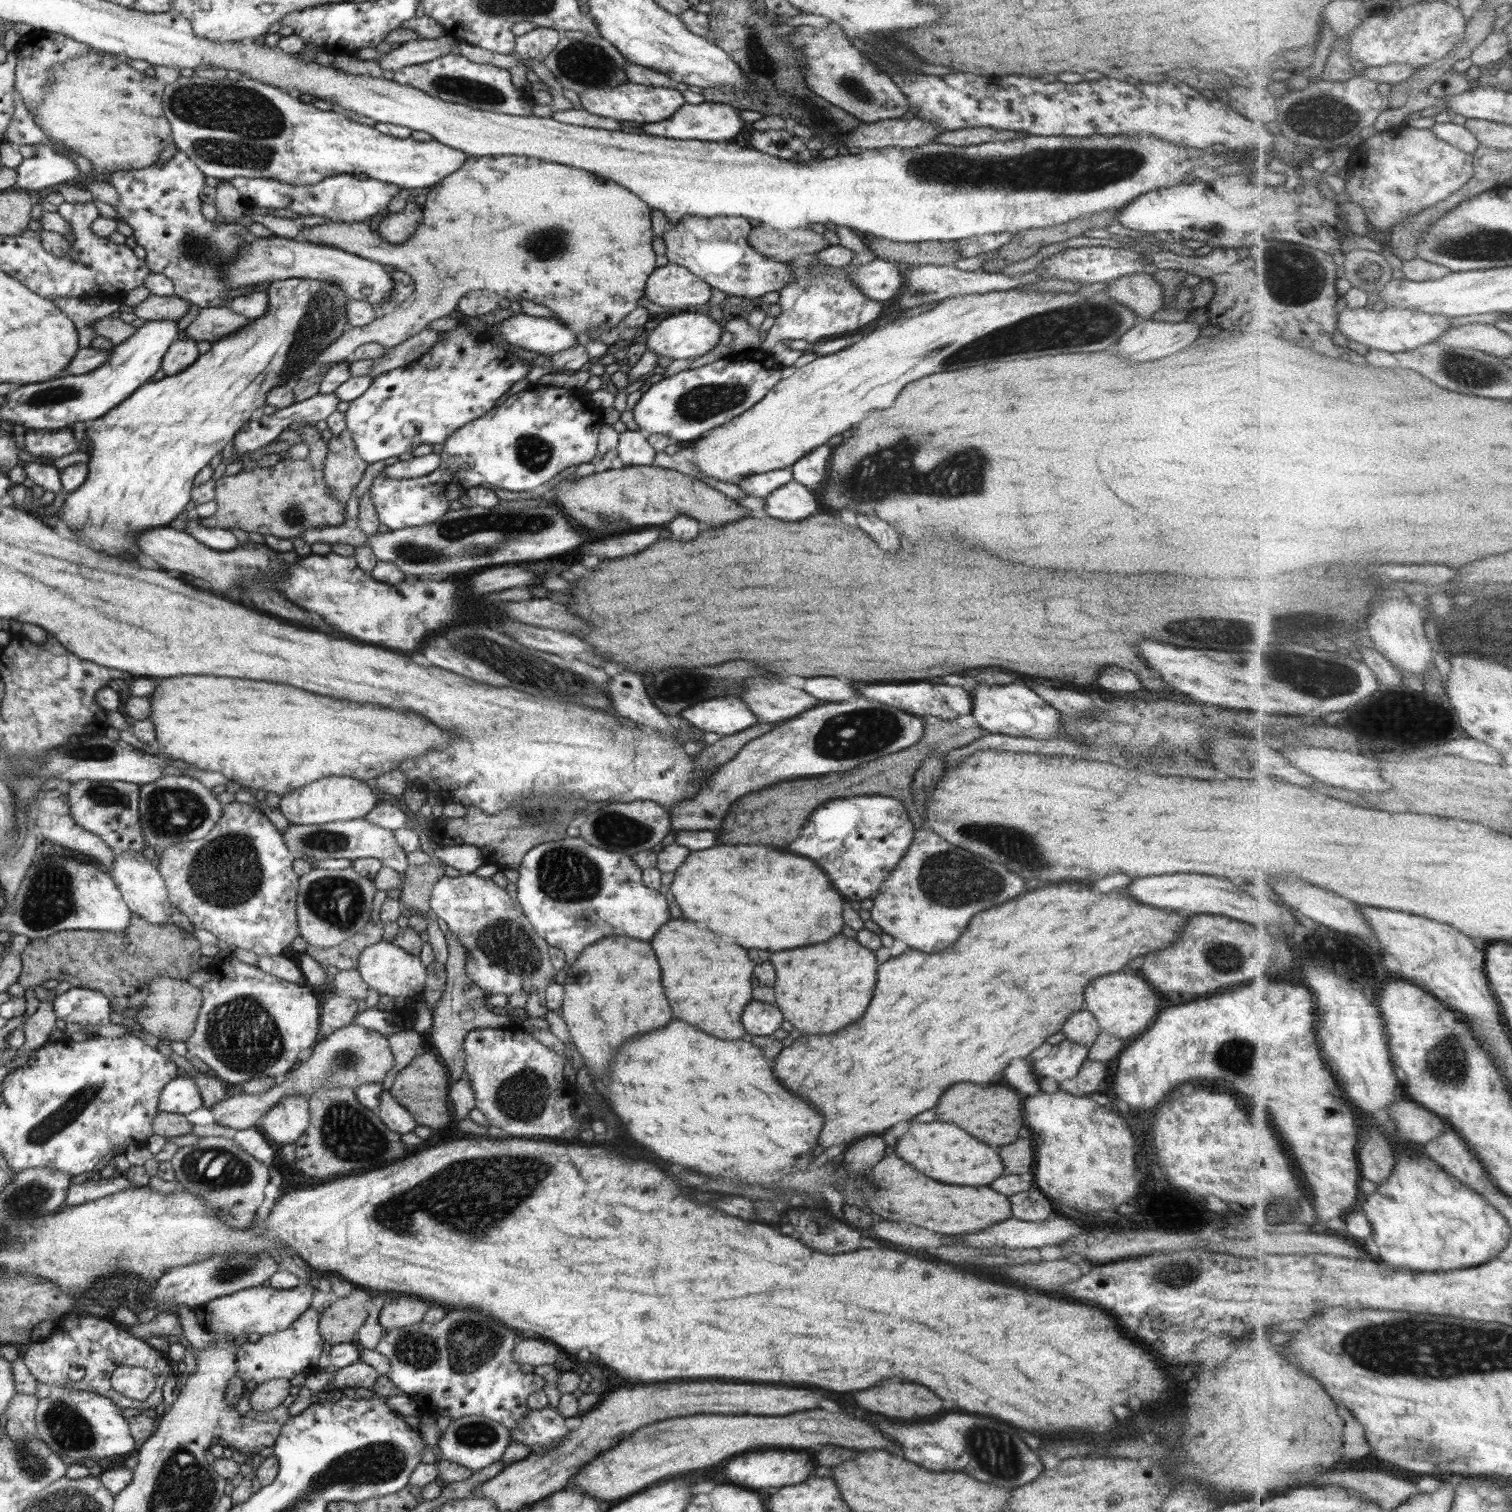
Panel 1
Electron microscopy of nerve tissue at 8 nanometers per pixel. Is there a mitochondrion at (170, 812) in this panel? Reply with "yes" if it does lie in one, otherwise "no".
yes

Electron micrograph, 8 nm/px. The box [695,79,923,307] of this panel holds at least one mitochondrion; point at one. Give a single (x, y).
(819, 115)

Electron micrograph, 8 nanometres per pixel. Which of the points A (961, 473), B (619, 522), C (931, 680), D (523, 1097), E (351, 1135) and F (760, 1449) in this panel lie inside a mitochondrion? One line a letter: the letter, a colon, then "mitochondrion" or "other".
A: mitochondrion
B: mitochondrion
C: other
D: mitochondrion
E: mitochondrion
F: other

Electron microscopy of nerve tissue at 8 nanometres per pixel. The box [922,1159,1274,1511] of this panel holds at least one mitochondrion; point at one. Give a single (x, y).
(985, 1442)

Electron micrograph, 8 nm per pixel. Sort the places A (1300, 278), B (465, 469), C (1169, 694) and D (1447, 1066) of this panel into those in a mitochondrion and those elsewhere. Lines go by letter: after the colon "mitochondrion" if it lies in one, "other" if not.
A: mitochondrion
B: other
C: other
D: mitochondrion

